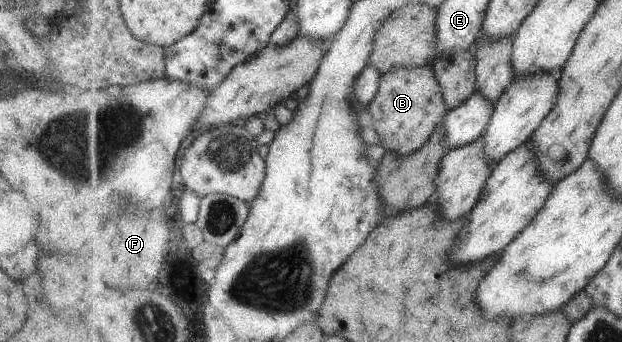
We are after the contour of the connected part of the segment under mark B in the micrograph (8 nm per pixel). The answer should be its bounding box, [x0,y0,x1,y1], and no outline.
[366,64,448,156]

